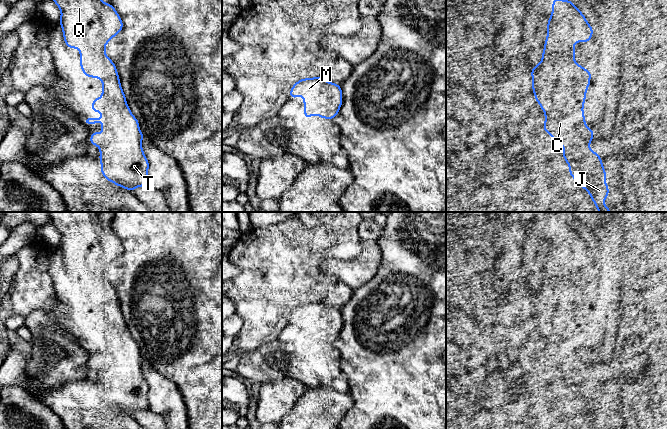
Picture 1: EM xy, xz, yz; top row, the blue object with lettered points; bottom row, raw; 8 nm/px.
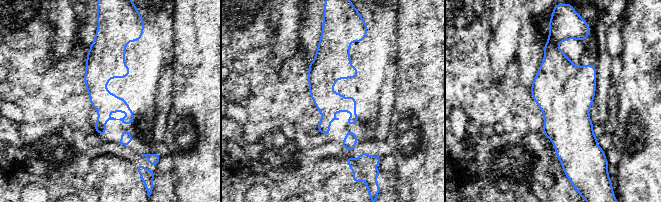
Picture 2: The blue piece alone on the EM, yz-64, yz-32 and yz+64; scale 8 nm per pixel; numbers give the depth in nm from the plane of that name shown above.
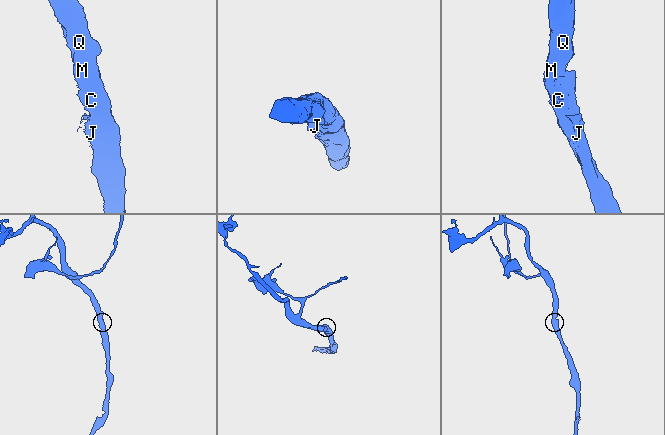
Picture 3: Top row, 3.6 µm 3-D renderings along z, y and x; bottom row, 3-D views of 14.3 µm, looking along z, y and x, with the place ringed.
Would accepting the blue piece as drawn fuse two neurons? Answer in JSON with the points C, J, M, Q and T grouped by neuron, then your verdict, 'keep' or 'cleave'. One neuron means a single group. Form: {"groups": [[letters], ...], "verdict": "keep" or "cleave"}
{"groups": [["C", "J", "M", "Q", "T"]], "verdict": "keep"}

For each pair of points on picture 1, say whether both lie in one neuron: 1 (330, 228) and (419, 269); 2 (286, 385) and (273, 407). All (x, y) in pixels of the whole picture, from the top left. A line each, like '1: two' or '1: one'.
1: two
2: one

